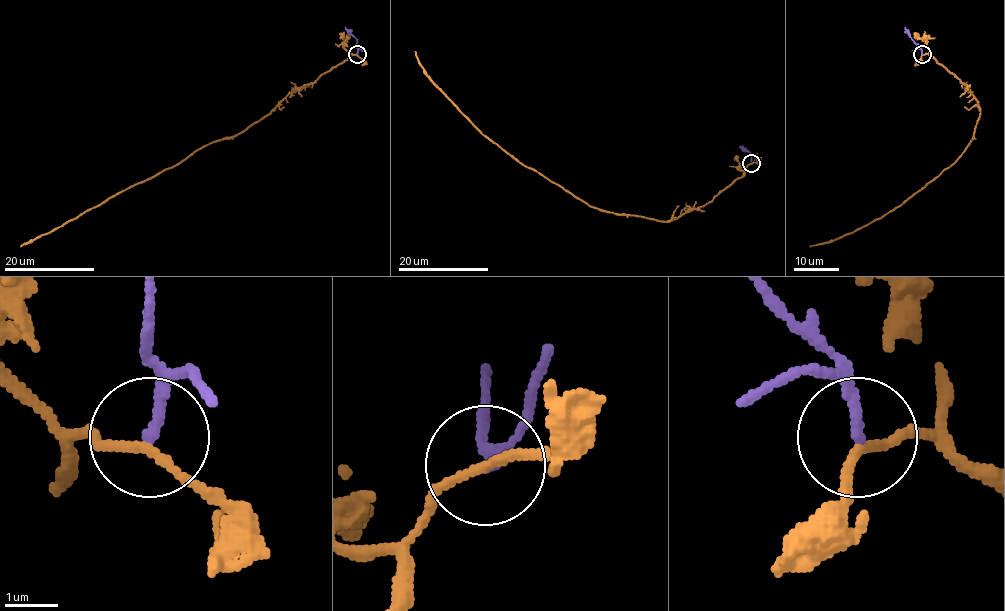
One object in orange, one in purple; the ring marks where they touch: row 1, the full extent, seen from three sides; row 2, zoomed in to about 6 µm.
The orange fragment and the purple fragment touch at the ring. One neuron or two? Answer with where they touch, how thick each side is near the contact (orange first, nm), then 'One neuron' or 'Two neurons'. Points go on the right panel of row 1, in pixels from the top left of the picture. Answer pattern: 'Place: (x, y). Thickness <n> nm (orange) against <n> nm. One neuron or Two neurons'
Place: (922, 54). Thickness 150 nm (orange) against 190 nm. Two neurons

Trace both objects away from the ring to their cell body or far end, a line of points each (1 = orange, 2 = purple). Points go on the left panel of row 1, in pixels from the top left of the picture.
1: (356, 54), (351, 54), (316, 81), (295, 88), (269, 114), (240, 133), (196, 149), (170, 167), (20, 246)
2: (356, 54), (356, 40), (345, 27)

